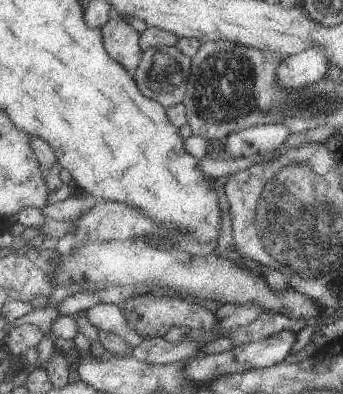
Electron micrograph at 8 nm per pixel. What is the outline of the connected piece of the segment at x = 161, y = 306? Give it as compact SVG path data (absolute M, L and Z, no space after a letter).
M152 292L143 293L141 295L133 295L119 306L123 310L123 314L127 317L131 328L134 328L144 339L152 339L155 337L163 337L173 327L190 327L201 330L213 330L216 326L217 315L211 310L207 310L205 306L187 302L182 297L158 297Z

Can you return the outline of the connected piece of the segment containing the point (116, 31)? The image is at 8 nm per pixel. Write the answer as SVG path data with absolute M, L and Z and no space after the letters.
M112 15L101 28L104 45L109 54L117 59L129 72L134 72L142 61L144 50L140 45L139 33L123 18Z

